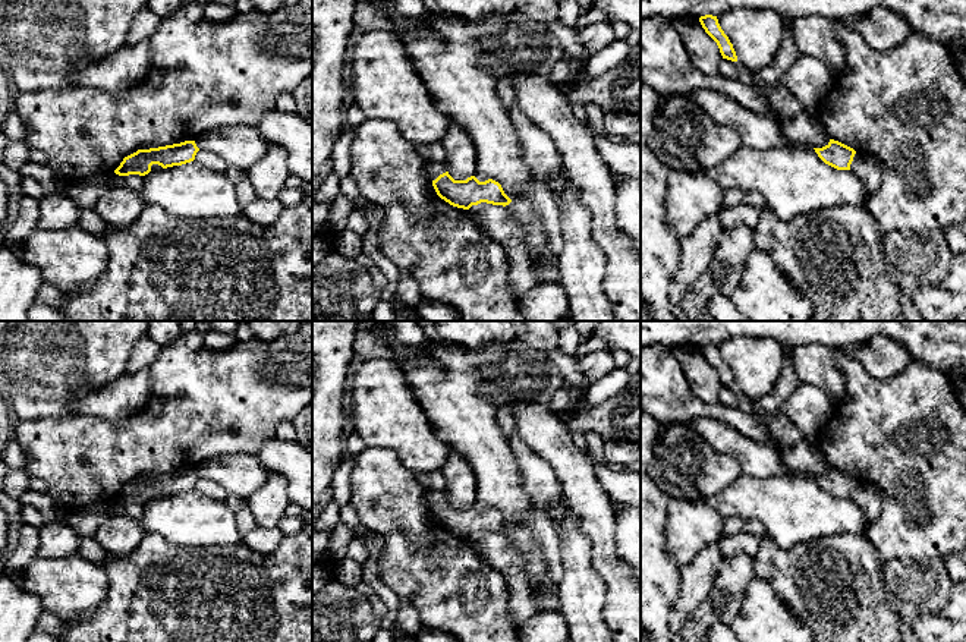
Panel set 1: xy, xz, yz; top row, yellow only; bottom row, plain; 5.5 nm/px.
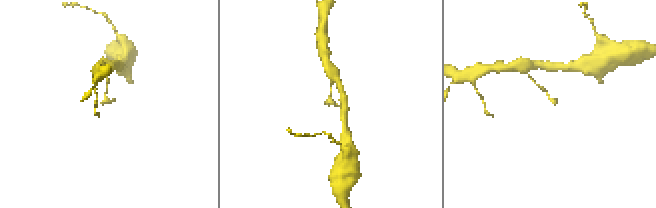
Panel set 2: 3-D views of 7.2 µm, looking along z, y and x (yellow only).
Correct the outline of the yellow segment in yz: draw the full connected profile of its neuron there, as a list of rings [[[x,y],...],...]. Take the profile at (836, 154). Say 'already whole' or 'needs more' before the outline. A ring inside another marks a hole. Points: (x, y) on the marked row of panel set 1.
already whole; [[[830,139],[822,148],[814,148],[818,157],[837,170],[850,170],[856,151],[838,141]]]

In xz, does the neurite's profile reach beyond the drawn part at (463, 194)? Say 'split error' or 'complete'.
complete

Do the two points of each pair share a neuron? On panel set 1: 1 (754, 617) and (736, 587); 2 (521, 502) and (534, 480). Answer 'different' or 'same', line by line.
1: different
2: different

